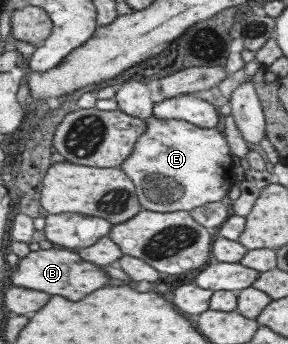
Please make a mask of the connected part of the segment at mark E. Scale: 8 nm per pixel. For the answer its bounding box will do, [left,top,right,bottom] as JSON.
[119,115,235,213]

